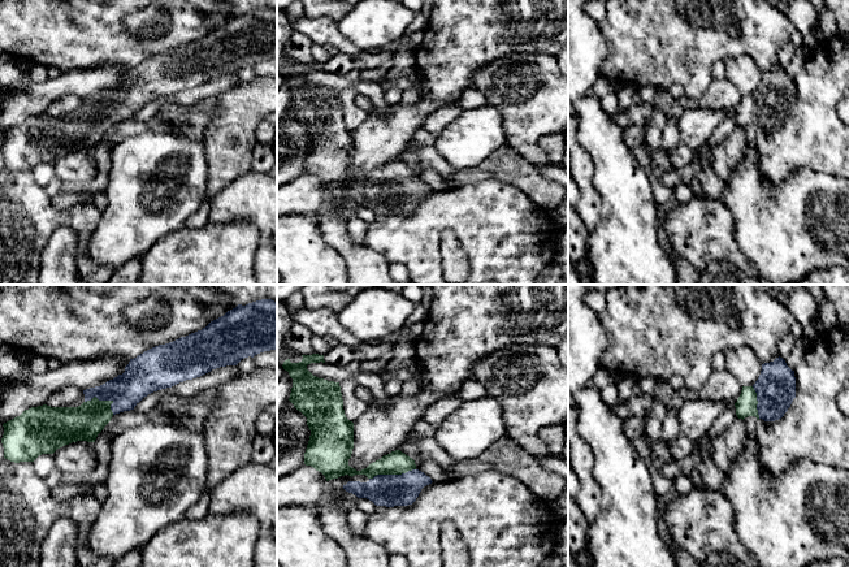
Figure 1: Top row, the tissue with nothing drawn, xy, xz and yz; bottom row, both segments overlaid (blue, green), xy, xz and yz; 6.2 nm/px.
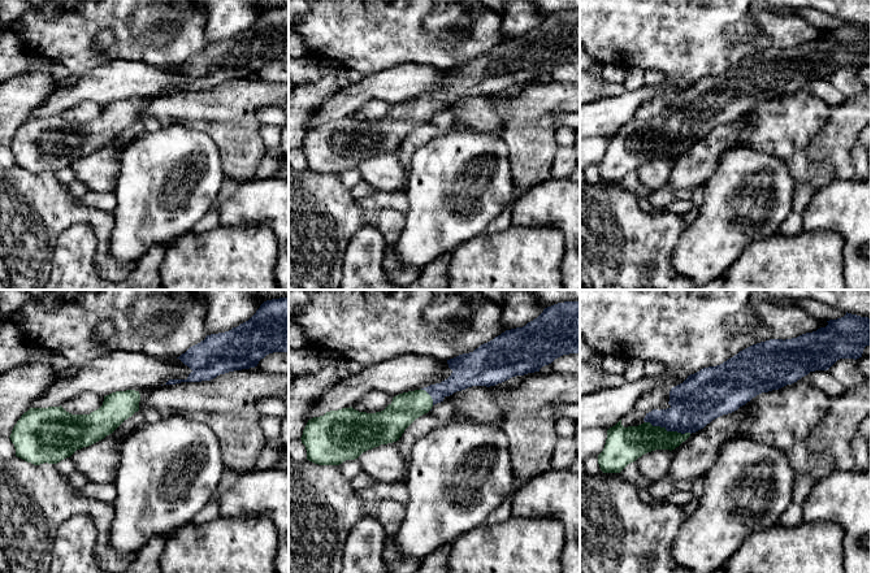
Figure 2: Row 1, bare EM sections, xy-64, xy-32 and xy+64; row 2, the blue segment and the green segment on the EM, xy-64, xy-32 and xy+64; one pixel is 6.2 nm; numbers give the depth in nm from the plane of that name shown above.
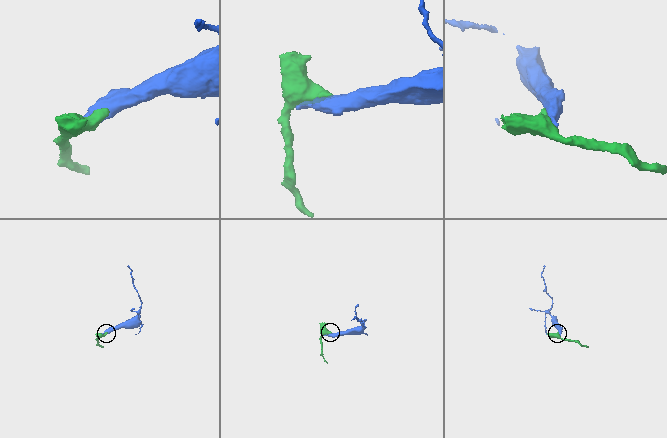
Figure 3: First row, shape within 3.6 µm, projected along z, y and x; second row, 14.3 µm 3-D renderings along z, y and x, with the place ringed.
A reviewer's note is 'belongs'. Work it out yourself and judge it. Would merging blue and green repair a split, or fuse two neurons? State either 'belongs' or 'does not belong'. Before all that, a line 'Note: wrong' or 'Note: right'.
Note: right
belongs

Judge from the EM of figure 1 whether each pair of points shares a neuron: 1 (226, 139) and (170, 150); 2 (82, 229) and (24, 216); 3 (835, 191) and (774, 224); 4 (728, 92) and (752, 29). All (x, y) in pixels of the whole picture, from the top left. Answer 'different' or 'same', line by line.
1: different
2: same
3: same
4: different

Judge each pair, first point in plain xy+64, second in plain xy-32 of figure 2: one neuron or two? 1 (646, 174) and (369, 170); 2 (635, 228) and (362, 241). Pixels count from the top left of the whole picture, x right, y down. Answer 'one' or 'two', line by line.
1: one
2: two

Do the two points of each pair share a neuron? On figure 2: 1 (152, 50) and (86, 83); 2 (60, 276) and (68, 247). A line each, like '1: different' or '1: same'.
1: different
2: same

